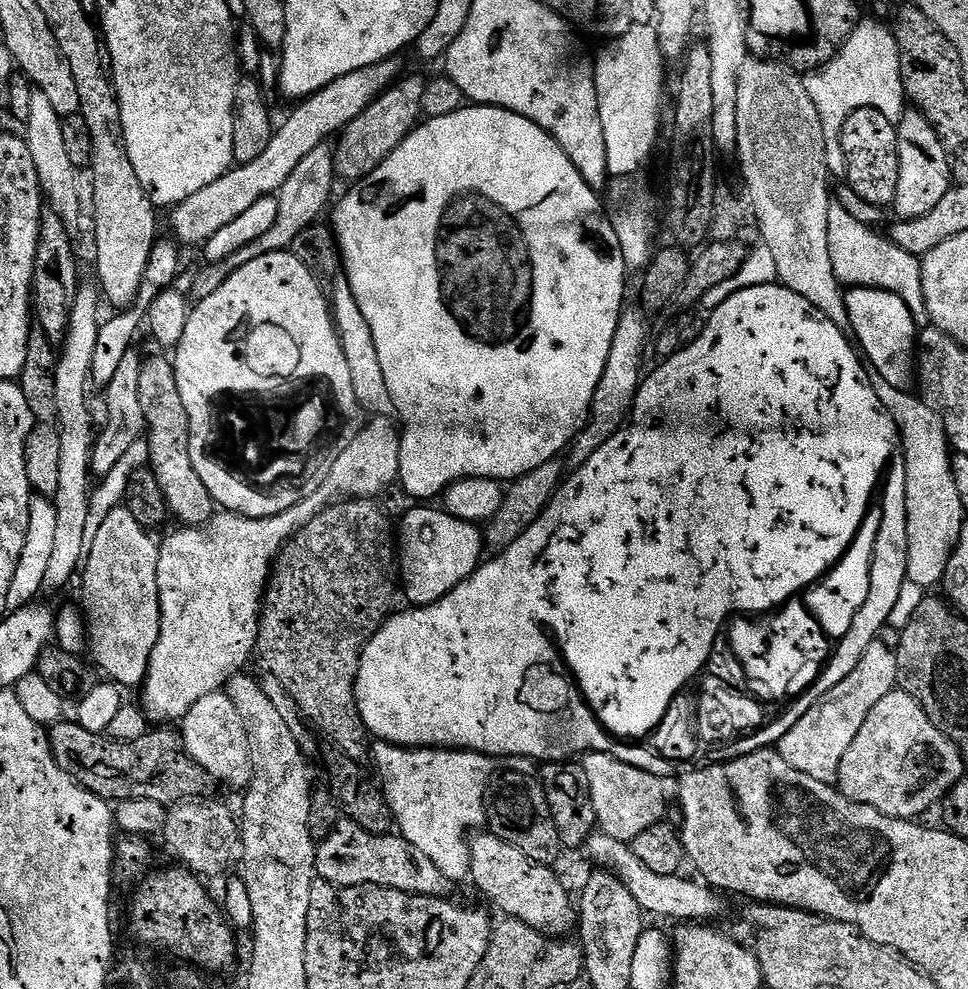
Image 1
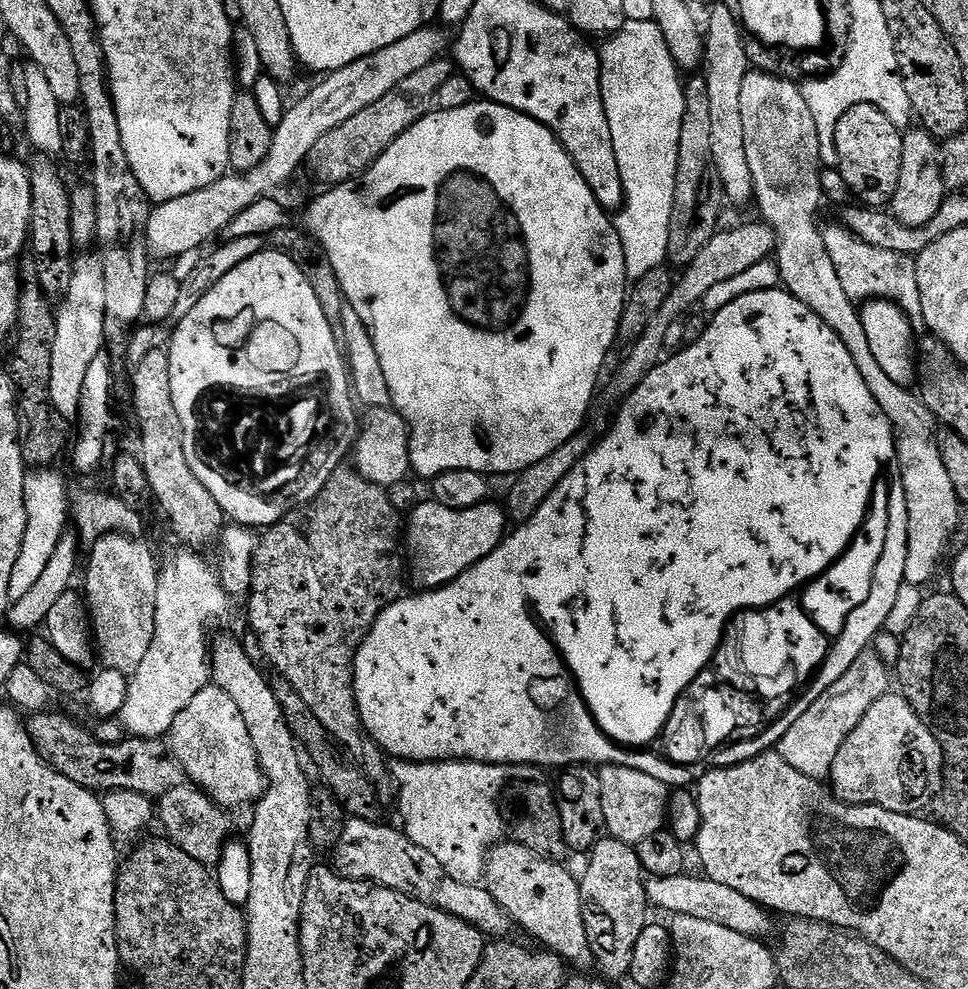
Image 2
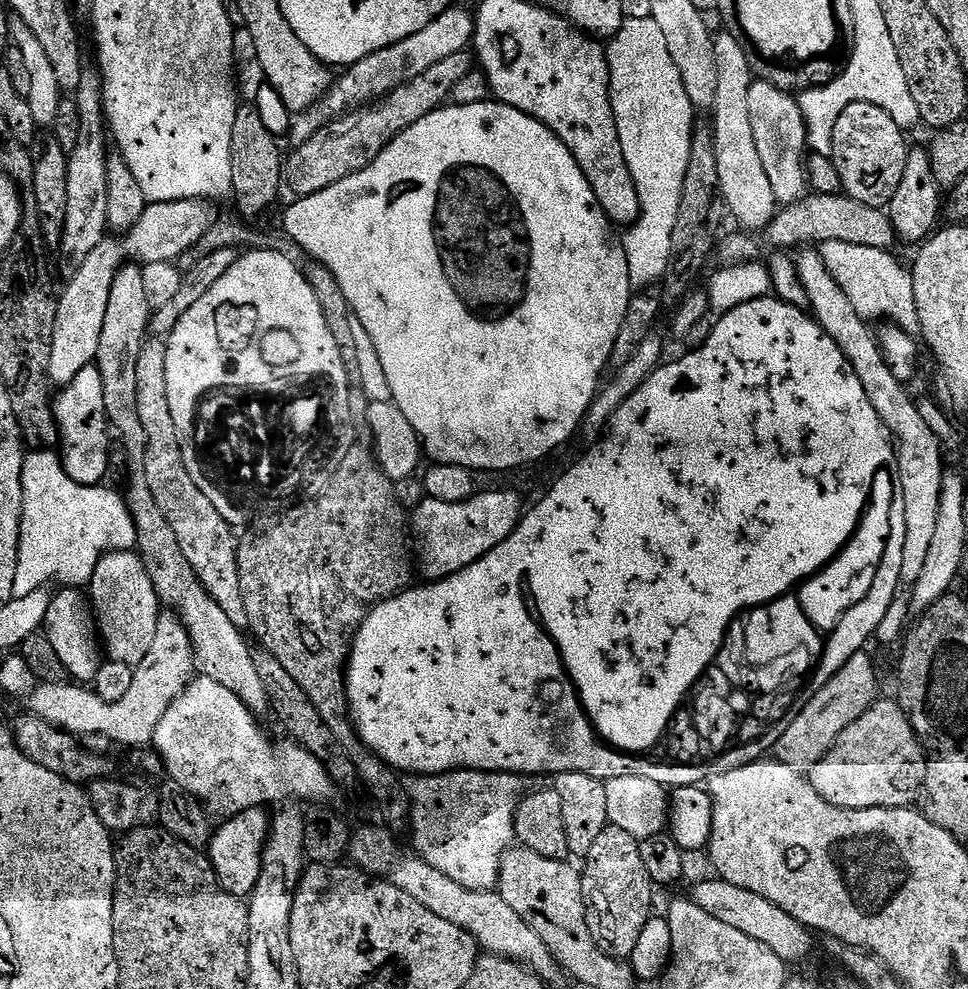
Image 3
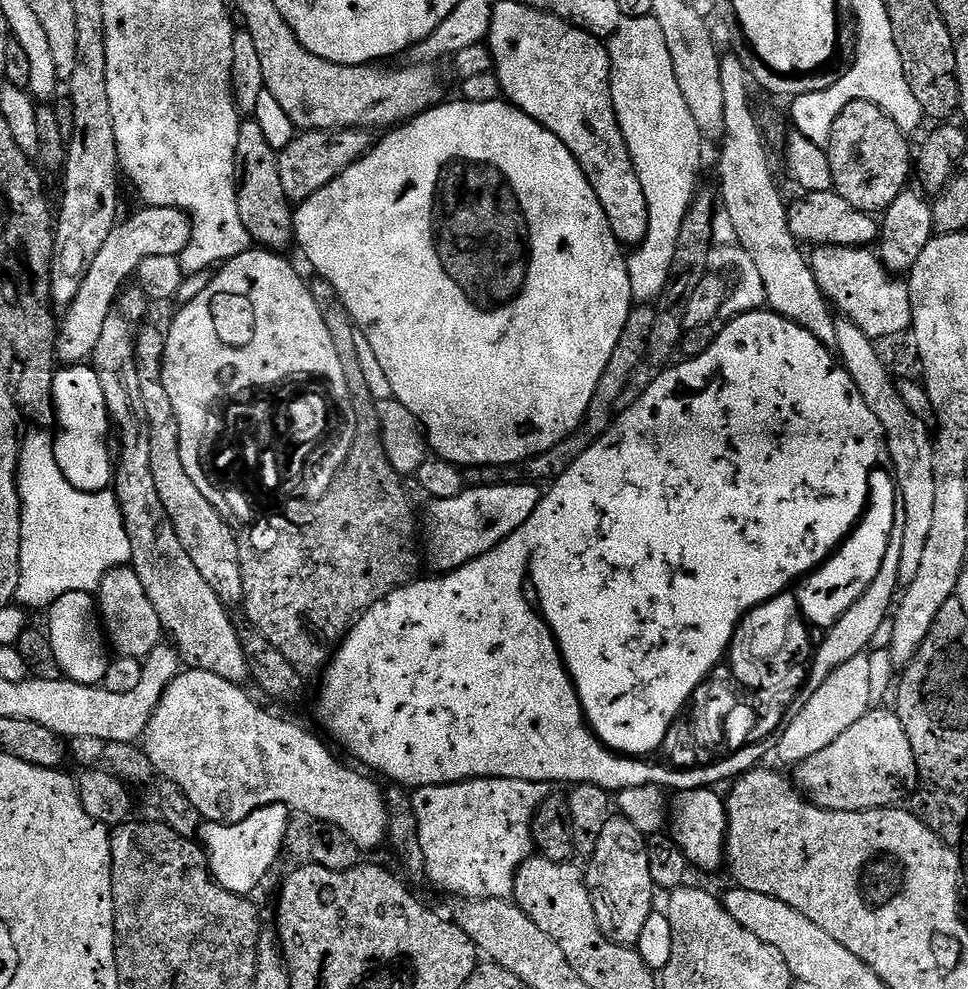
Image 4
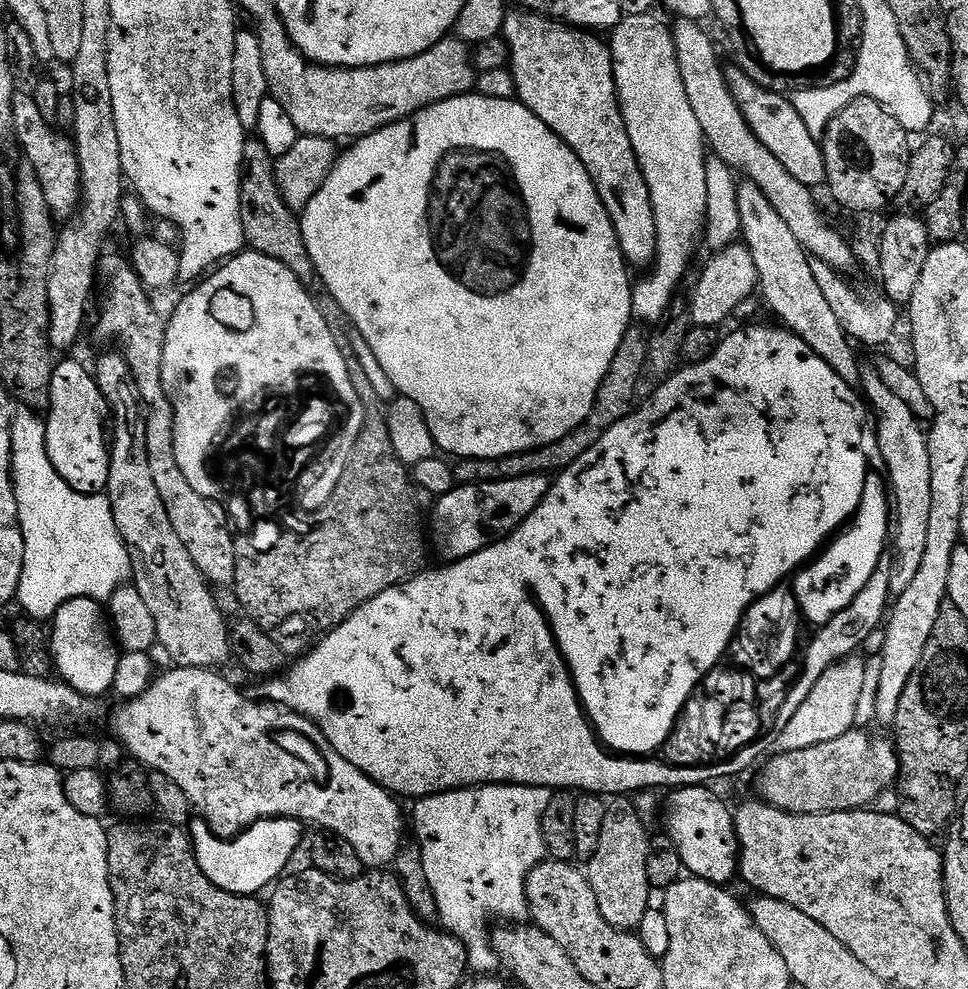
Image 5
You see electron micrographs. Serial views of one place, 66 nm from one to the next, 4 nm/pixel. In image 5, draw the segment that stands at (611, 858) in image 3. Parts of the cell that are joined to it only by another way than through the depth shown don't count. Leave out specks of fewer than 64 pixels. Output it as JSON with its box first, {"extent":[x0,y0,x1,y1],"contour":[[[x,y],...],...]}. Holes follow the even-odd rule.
{"extent":[586,799,654,932],"contour":[[[613,799],[606,810],[606,822],[602,822],[598,854],[594,854],[594,858],[586,864],[586,875],[594,890],[594,898],[598,898],[598,910],[602,910],[602,918],[623,932],[632,932],[639,927],[650,907],[648,895],[654,892],[646,878],[650,843],[650,832],[647,830],[646,823],[631,799]]]}

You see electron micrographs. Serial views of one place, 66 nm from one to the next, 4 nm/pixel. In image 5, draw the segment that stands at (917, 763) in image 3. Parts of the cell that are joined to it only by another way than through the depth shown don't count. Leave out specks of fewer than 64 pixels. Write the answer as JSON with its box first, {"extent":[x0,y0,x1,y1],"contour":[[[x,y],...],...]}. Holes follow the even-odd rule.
{"extent":[759,730,900,816],"contour":[[[853,730],[842,734],[842,738],[834,738],[834,742],[822,742],[822,746],[773,755],[759,769],[759,799],[778,810],[807,816],[855,812],[875,805],[872,803],[899,781],[900,758],[891,739],[871,740],[868,734],[864,730]]]}

